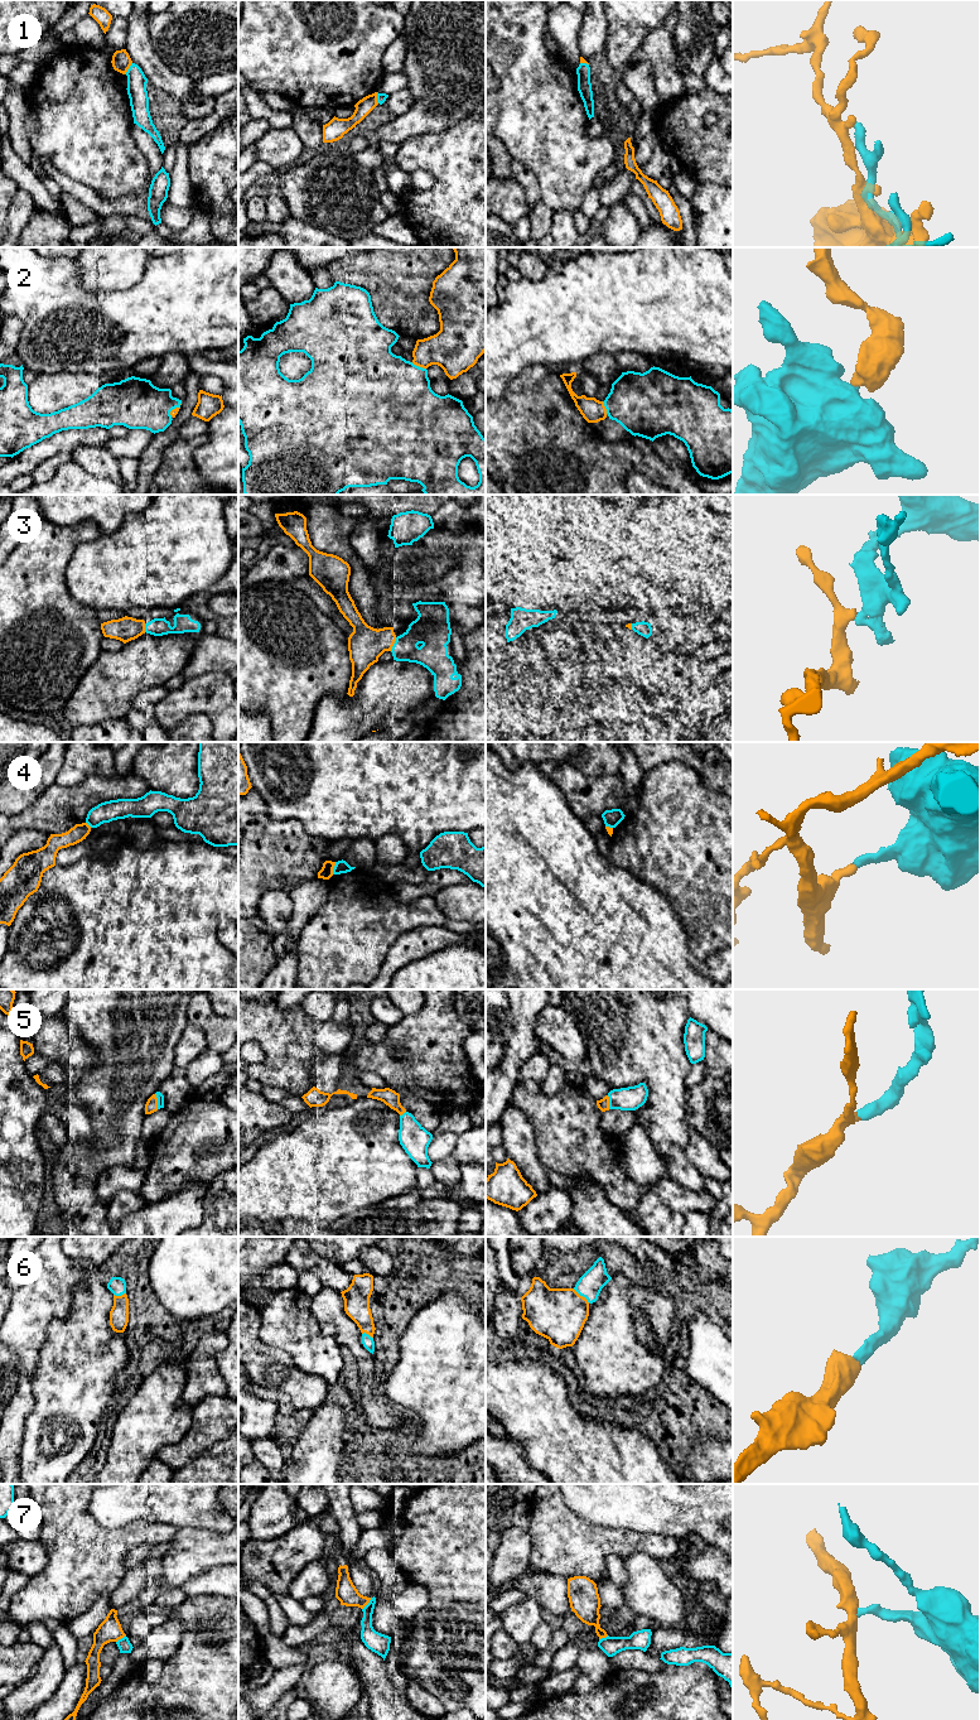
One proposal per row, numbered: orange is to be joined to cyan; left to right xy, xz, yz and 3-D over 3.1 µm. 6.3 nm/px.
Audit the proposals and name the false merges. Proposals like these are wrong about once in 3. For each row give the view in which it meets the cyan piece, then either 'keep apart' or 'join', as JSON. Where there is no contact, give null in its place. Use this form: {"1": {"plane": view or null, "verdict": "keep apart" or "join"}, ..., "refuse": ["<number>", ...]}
{"1": {"plane": "xy", "verdict": "keep apart"}, "2": {"plane": "xz", "verdict": "join"}, "3": {"plane": "xz", "verdict": "join"}, "4": {"plane": "xz", "verdict": "keep apart"}, "5": {"plane": "xy", "verdict": "join"}, "6": {"plane": "yz", "verdict": "join"}, "7": {"plane": "xz", "verdict": "keep apart"}, "refuse": ["1", "4", "7"]}

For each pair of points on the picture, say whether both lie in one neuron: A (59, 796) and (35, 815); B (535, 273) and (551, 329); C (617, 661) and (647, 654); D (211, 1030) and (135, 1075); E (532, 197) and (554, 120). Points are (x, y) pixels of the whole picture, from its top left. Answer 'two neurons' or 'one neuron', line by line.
A: one neuron
B: two neurons
C: one neuron
D: two neurons
E: two neurons

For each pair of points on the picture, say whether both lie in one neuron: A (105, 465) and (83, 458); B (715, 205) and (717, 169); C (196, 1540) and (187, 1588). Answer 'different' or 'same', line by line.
A: same
B: different
C: different

